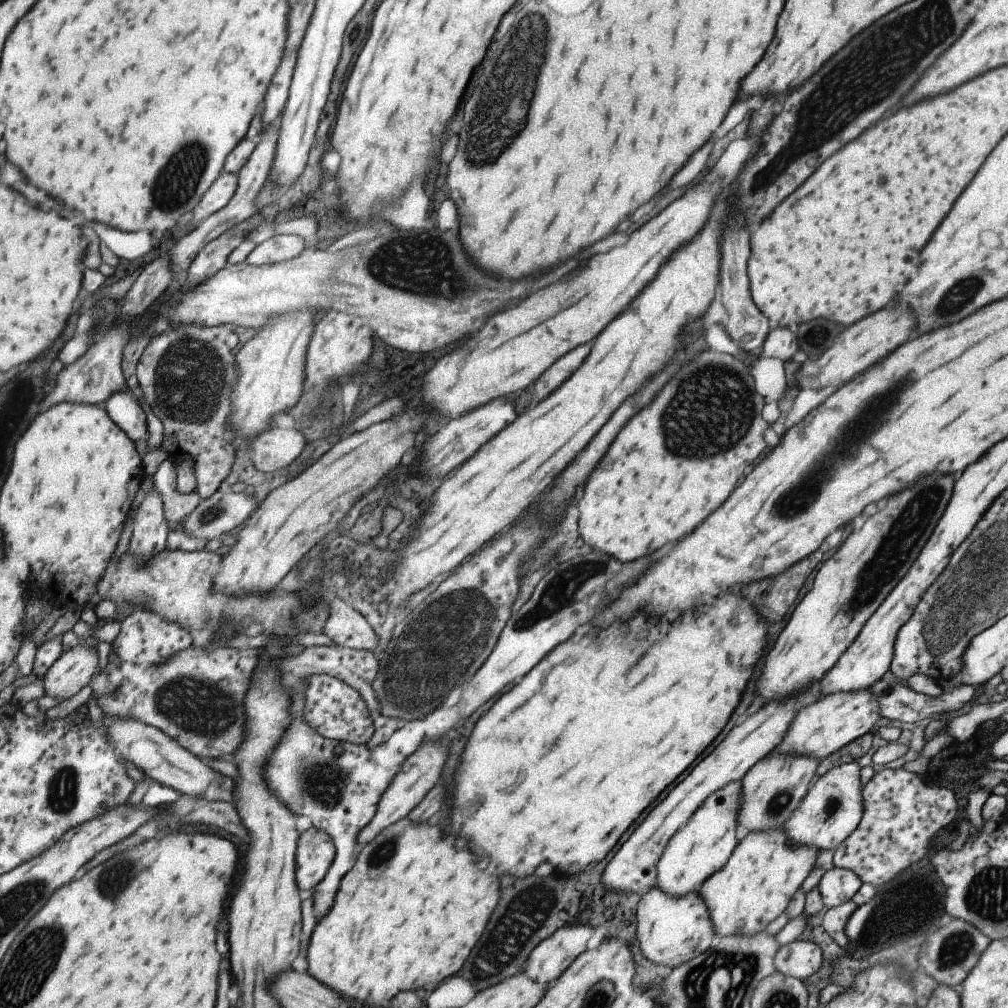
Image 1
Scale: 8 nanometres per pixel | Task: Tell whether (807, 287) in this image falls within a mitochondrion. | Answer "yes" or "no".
no

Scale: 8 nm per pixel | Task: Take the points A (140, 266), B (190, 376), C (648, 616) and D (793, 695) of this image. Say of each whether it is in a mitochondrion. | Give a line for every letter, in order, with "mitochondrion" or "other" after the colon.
A: other
B: mitochondrion
C: other
D: other

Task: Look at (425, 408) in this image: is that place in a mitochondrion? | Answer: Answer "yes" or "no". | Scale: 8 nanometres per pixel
no

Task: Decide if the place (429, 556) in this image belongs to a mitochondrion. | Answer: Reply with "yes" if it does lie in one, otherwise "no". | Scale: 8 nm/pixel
no

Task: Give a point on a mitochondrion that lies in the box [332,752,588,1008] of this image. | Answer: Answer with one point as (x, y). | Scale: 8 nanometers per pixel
(504, 940)

